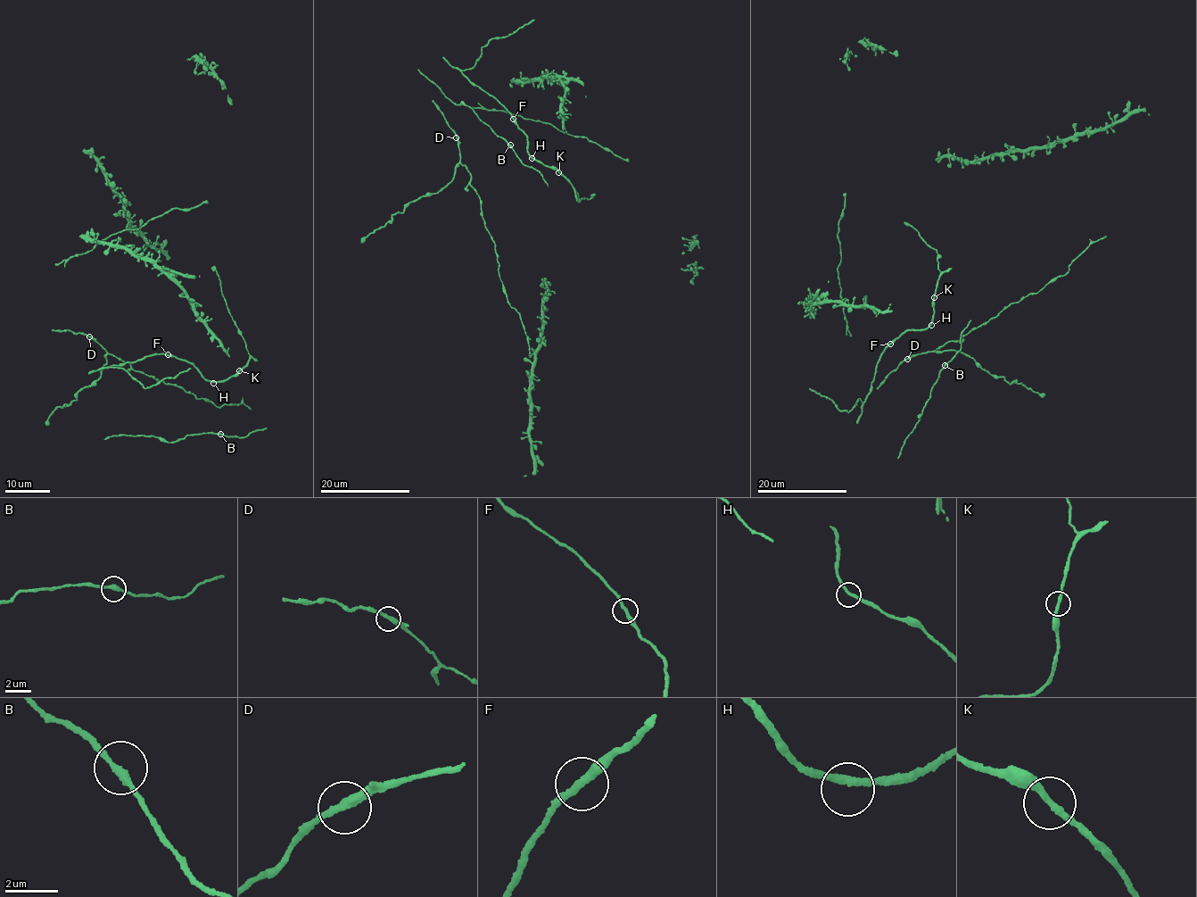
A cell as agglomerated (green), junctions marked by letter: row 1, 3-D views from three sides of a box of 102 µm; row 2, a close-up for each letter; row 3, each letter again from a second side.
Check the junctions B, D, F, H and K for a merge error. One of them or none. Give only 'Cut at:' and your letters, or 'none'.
Cut at: none

